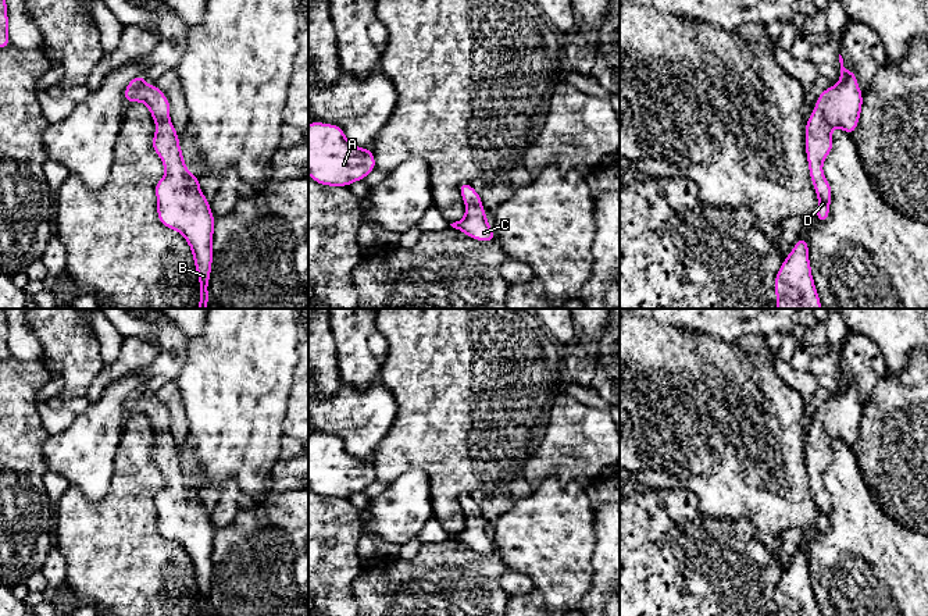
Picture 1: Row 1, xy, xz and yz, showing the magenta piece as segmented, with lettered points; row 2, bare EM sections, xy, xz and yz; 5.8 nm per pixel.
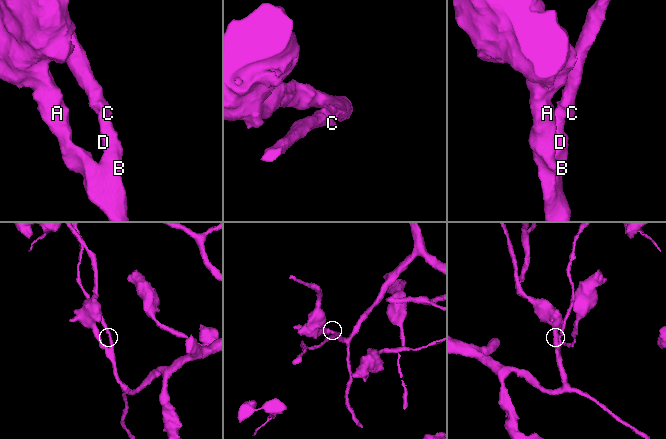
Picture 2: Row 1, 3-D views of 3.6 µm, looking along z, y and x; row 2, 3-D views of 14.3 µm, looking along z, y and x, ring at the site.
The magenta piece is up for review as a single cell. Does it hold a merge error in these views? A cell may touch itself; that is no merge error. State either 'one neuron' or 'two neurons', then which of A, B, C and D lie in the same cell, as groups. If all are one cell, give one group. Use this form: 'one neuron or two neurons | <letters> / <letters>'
one neuron | A B C D

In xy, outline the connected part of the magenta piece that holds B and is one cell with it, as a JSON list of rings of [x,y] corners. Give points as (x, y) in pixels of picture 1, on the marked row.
[[[136,75],[131,79],[124,90],[124,97],[126,104],[144,103],[156,121],[151,147],[165,168],[164,177],[154,186],[157,217],[164,227],[182,234],[190,246],[200,285],[197,309],[207,309],[215,224],[210,200],[200,191],[200,179],[192,175],[186,167],[179,147],[181,138],[169,121],[168,97],[156,83],[147,85],[144,75]]]

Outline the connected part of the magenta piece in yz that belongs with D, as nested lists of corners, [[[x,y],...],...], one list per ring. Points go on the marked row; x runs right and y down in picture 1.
[[[839,54],[840,82],[829,86],[817,96],[815,108],[810,114],[806,129],[806,156],[809,161],[809,174],[818,197],[815,218],[825,222],[829,218],[829,206],[832,188],[822,172],[822,164],[832,152],[832,128],[840,128],[847,135],[853,135],[859,125],[863,92],[853,70],[843,67],[843,58]]]

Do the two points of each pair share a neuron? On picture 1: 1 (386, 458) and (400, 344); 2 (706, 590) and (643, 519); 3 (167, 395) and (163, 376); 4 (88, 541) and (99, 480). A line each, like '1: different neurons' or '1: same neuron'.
1: same neuron
2: same neuron
3: different neurons
4: different neurons

